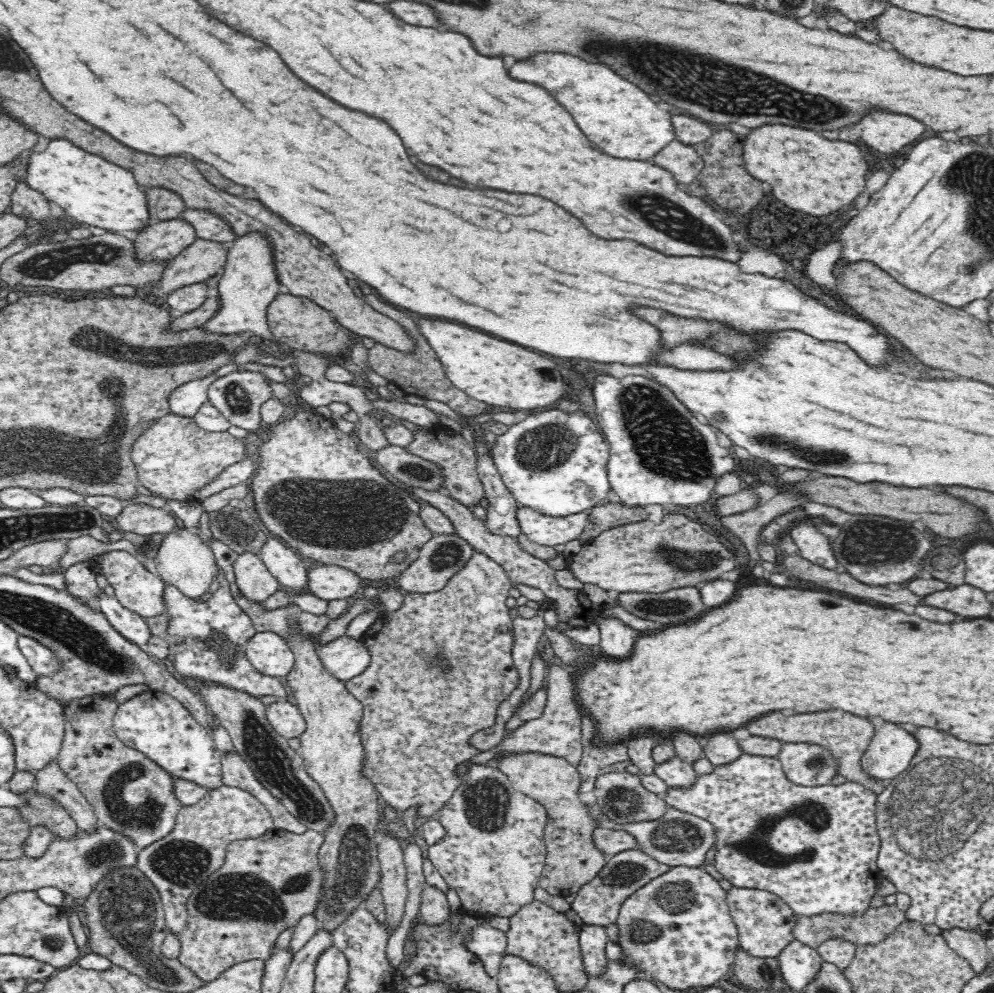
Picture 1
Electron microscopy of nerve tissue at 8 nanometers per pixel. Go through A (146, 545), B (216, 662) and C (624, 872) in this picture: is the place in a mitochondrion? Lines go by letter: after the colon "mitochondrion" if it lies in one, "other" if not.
A: other
B: mitochondrion
C: mitochondrion

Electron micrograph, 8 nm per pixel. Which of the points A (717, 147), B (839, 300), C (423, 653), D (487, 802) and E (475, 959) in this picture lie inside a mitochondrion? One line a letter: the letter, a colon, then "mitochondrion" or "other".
A: other
B: other
C: mitochondrion
D: mitochondrion
E: other

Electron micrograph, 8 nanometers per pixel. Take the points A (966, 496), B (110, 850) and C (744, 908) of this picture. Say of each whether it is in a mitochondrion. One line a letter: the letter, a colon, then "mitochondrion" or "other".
A: other
B: mitochondrion
C: other

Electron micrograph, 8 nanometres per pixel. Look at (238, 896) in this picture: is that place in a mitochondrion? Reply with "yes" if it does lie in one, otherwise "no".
yes

